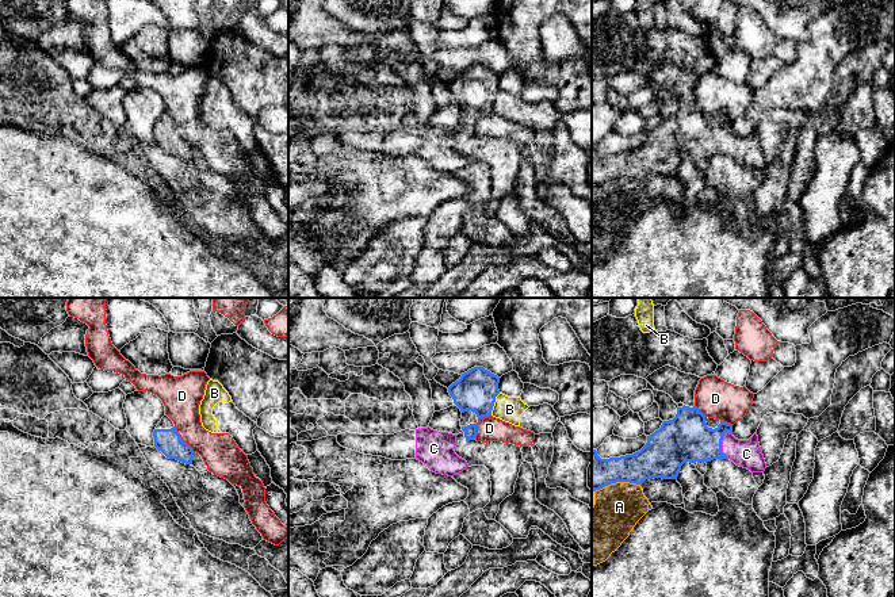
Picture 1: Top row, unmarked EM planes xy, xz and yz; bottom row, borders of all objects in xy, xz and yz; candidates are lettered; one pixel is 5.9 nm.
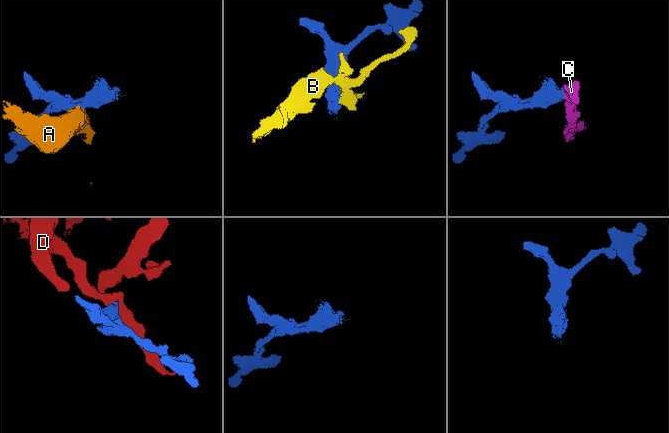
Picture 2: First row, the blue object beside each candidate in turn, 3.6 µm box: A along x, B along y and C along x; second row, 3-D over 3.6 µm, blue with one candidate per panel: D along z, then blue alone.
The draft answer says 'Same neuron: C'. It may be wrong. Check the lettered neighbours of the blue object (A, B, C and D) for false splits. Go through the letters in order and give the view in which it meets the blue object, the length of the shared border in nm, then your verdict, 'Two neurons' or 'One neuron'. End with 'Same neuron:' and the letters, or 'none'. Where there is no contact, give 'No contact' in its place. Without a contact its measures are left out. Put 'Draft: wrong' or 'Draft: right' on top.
Draft: right
A: Touches blue in yz. Shared border 280 nm. Two neurons
B: Touches blue in xz. Shared border 150 nm. Two neurons
C: Touches blue in yz. Shared border 170 nm. One neuron
D: Touches blue in xy. Shared border 200 nm. Two neurons
Same neuron: C

